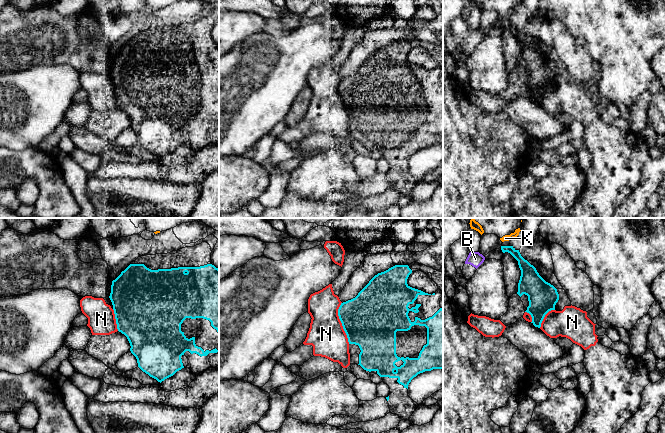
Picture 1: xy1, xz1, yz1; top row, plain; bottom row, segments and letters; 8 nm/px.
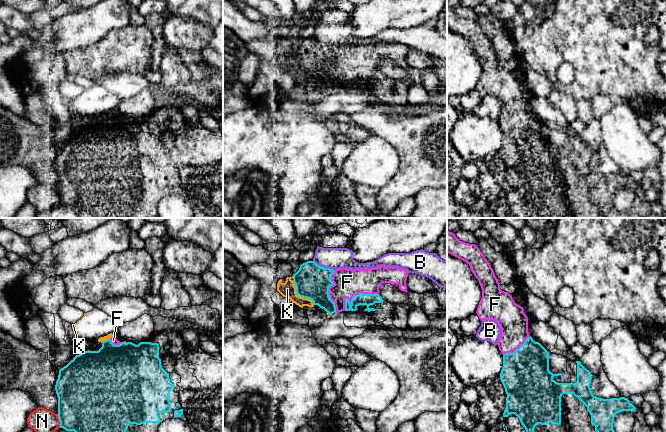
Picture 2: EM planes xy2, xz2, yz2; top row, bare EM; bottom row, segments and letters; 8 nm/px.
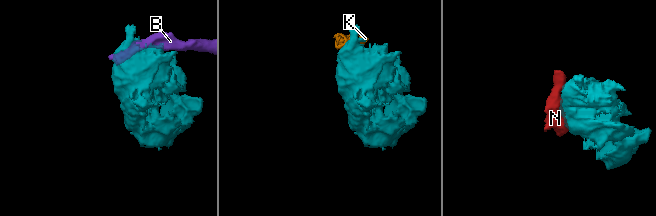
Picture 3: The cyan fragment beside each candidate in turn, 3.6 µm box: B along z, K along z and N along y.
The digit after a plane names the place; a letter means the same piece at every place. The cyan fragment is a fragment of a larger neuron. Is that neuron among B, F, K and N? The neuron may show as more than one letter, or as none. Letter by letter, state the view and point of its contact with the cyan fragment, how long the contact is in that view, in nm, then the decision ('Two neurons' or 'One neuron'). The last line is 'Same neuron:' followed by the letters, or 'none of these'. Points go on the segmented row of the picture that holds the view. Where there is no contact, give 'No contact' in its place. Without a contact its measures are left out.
B: Touches cyan at xz2 (324, 267). Shared border 190 nm. Two neurons
F: Touches cyan at xz2 (355, 295). Shared border 320 nm. One neuron
K: Touches cyan at xz2 (299, 295). Shared border 260 nm. Two neurons
N: Touches cyan at xz1 (341, 322). Shared border 340 nm. Two neurons
Same neuron: F

